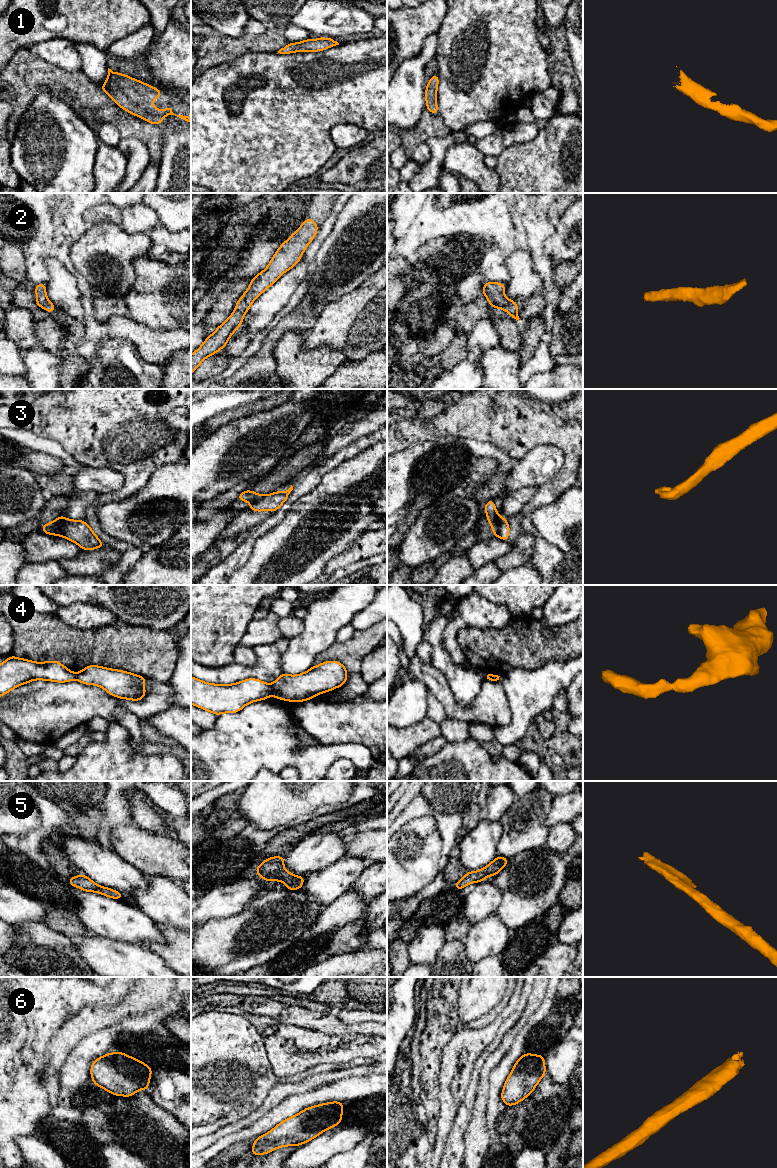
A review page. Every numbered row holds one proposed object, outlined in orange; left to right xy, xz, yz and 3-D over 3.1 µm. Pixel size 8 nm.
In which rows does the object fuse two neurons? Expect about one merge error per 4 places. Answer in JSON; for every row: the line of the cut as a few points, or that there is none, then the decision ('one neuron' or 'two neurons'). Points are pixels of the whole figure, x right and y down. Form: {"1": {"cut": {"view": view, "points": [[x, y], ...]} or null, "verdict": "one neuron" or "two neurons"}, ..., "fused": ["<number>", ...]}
{"1": {"cut": null, "verdict": "one neuron"}, "2": {"cut": null, "verdict": "one neuron"}, "3": {"cut": {"view": "yz", "points": [[499, 516], [498, 534], [496, 536]]}, "verdict": "two neurons"}, "4": {"cut": null, "verdict": "one neuron"}, "5": {"cut": null, "verdict": "one neuron"}, "6": {"cut": null, "verdict": "one neuron"}, "fused": ["3"]}

